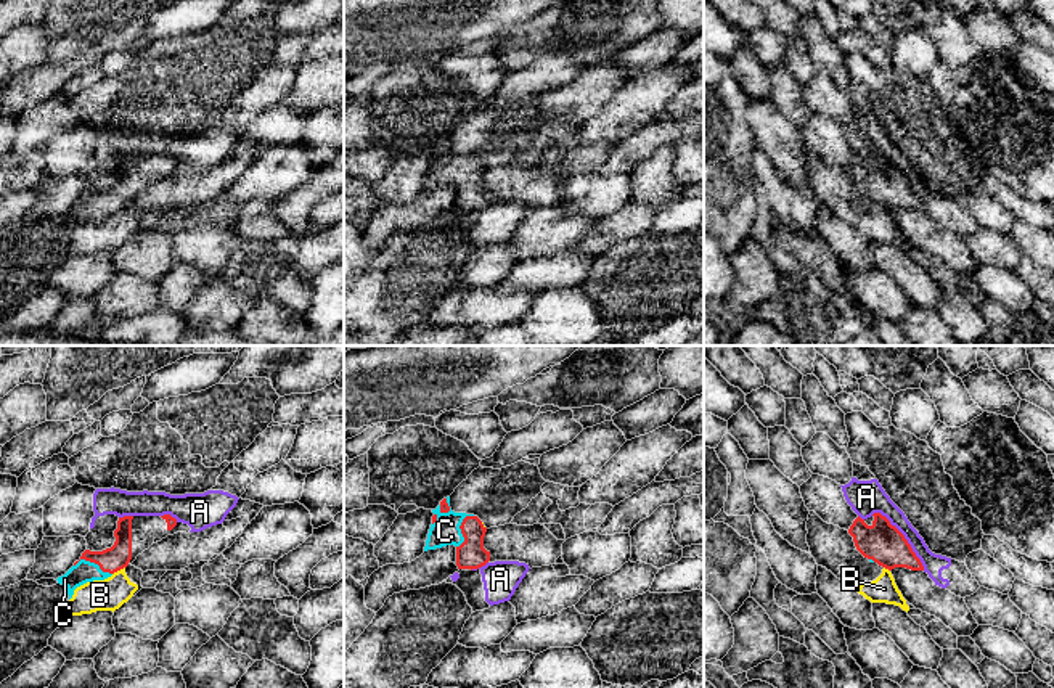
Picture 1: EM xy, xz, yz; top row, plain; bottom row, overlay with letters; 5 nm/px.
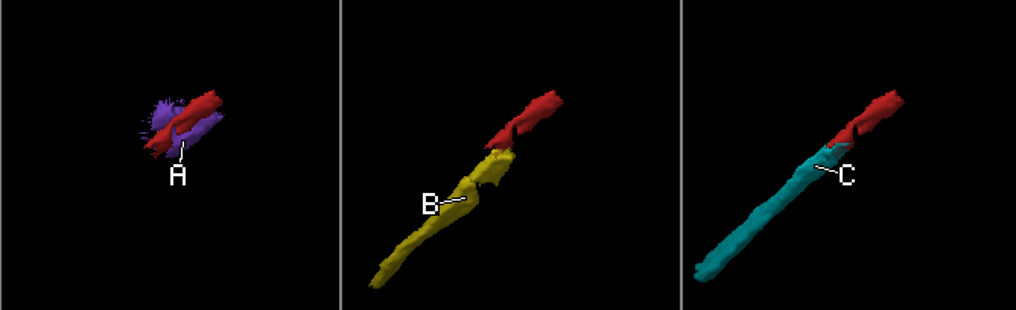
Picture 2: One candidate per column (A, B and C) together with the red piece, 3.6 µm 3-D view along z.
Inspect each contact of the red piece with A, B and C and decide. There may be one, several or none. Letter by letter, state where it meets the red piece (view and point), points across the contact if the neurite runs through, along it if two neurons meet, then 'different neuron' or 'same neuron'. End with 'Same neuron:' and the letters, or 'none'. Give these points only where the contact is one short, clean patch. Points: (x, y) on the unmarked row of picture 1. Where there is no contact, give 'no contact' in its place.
A: contact yz (905, 179); different neuron
B: contact xy (118, 209); border xy (124, 206), (113, 214); different neuron
C: contact xy (93, 201); way xy (111, 200), (93, 201), (84, 211); same neuron
Same neuron: C

